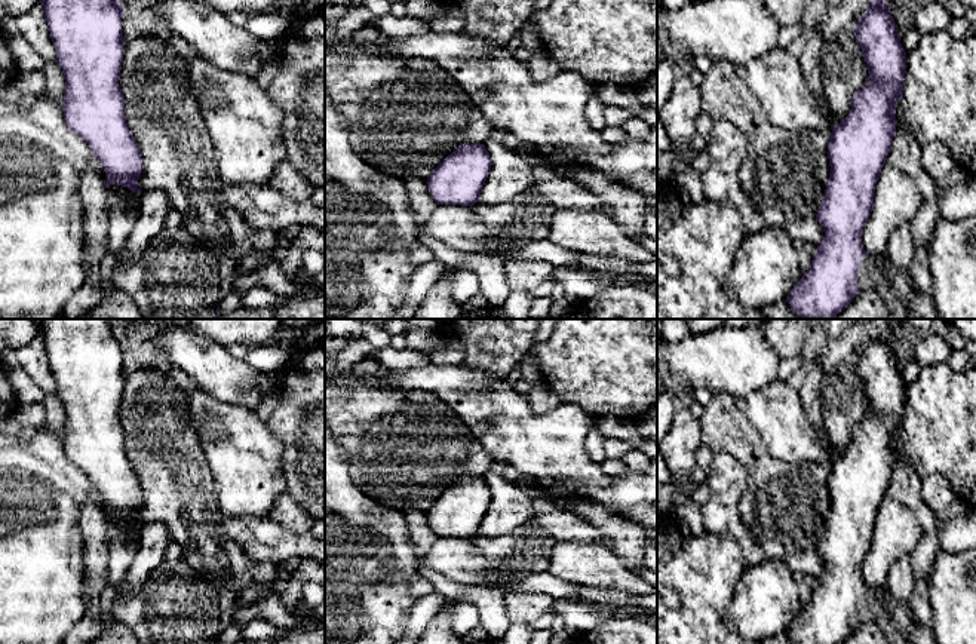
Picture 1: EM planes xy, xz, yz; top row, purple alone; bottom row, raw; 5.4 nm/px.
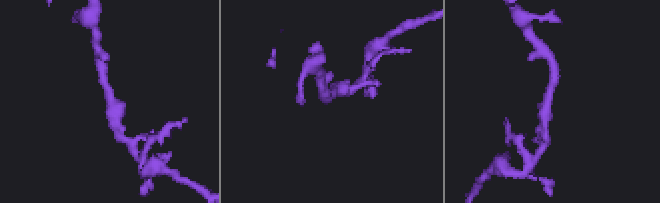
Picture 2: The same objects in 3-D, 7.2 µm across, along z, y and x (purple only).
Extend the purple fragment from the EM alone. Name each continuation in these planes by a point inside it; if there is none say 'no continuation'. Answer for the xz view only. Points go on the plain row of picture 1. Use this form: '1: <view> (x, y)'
no continuation

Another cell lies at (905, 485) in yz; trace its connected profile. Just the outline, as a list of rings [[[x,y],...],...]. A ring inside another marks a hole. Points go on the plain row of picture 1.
[[[903,433],[896,435],[896,464],[887,493],[894,500],[915,510],[923,502],[921,479],[917,467],[905,459]]]

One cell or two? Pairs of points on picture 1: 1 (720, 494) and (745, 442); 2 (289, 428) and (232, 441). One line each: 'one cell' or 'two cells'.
1: two cells
2: two cells

